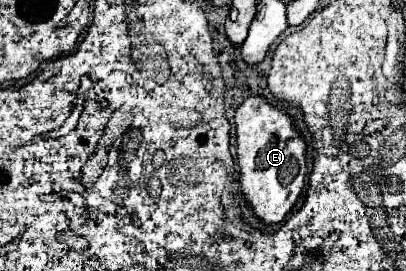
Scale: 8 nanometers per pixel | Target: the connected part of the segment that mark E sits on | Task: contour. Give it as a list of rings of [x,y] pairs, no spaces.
[[[265,97],[245,99],[235,113],[239,183],[253,215],[267,225],[277,225],[295,205],[305,183],[305,141],[295,121],[281,109],[269,105]]]

